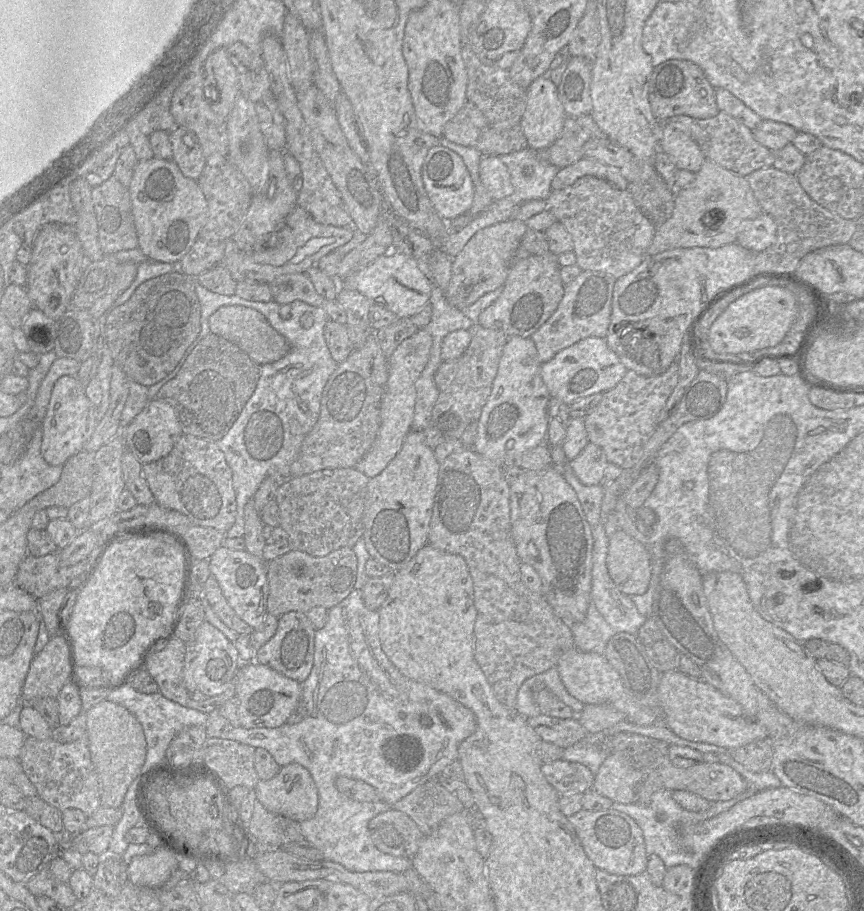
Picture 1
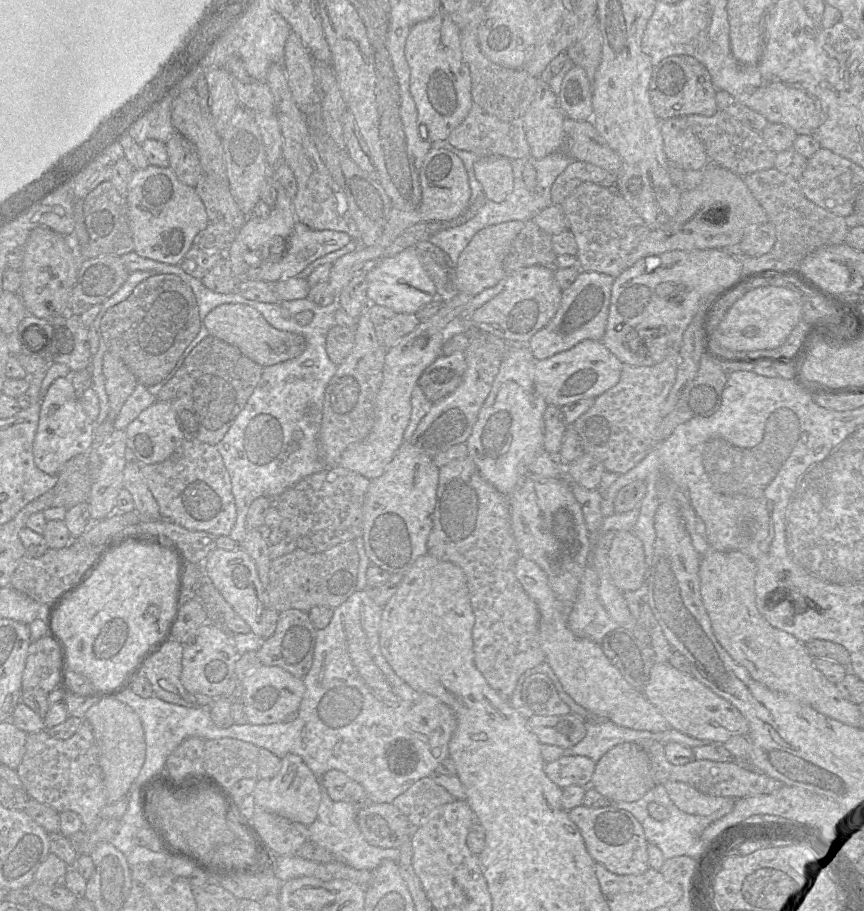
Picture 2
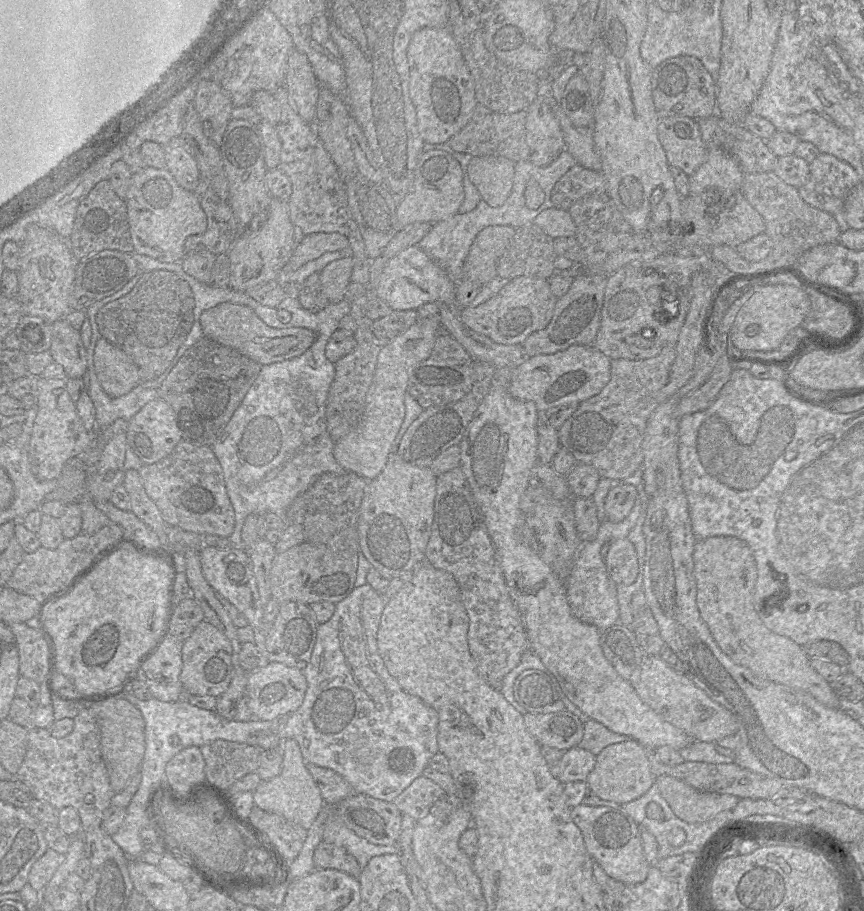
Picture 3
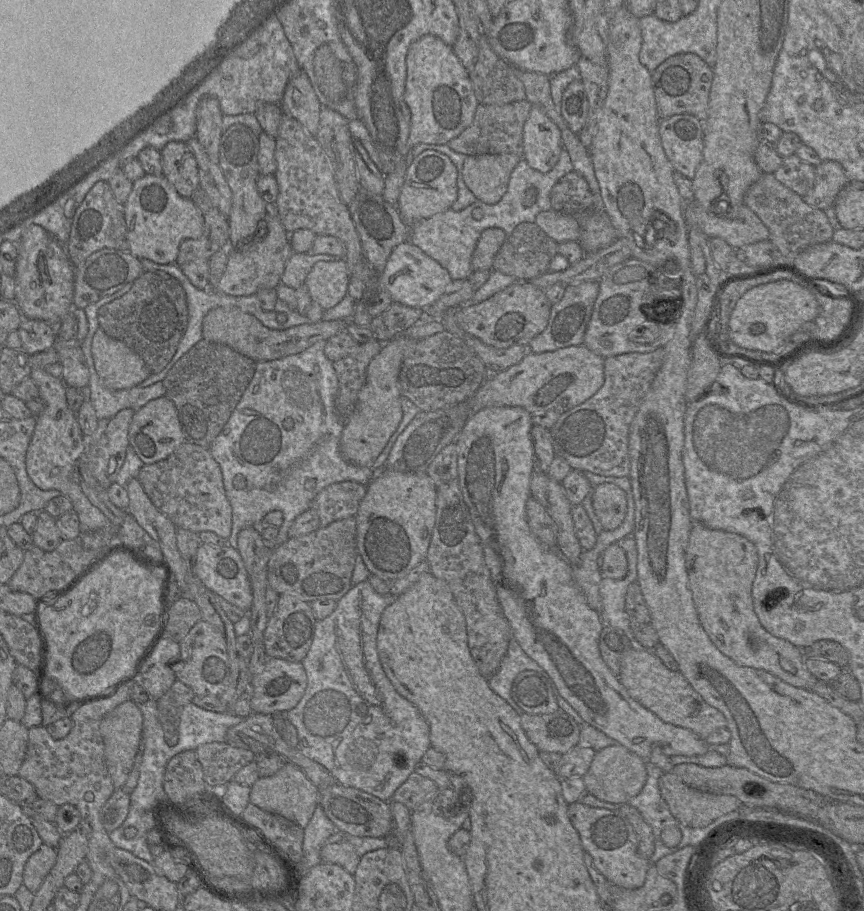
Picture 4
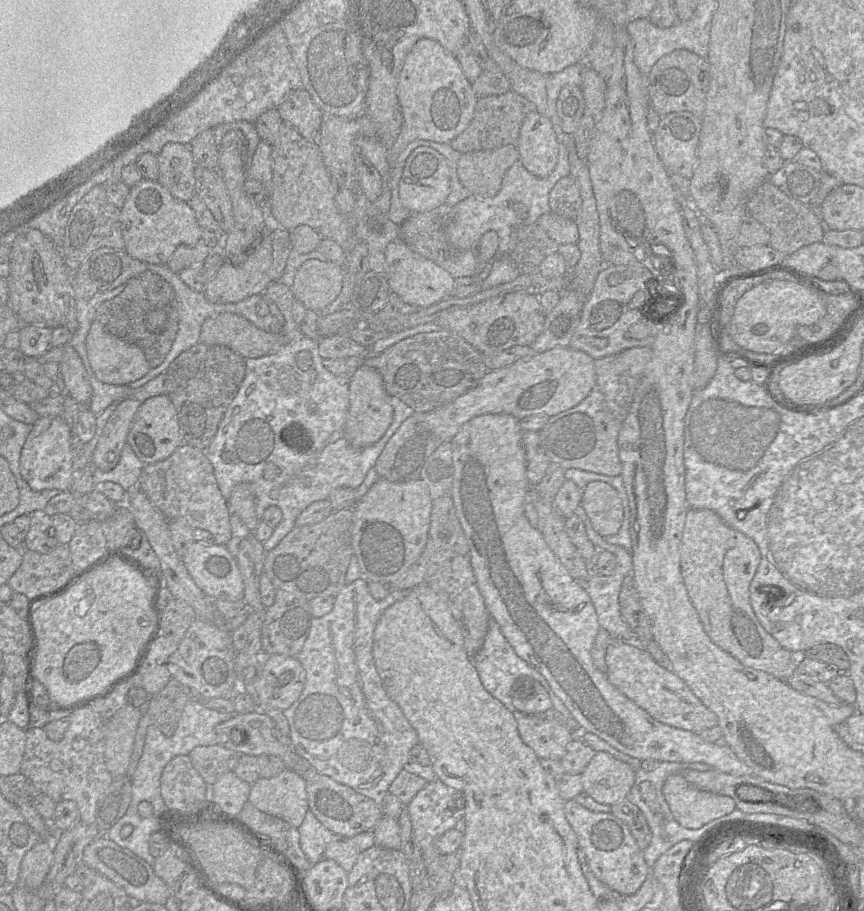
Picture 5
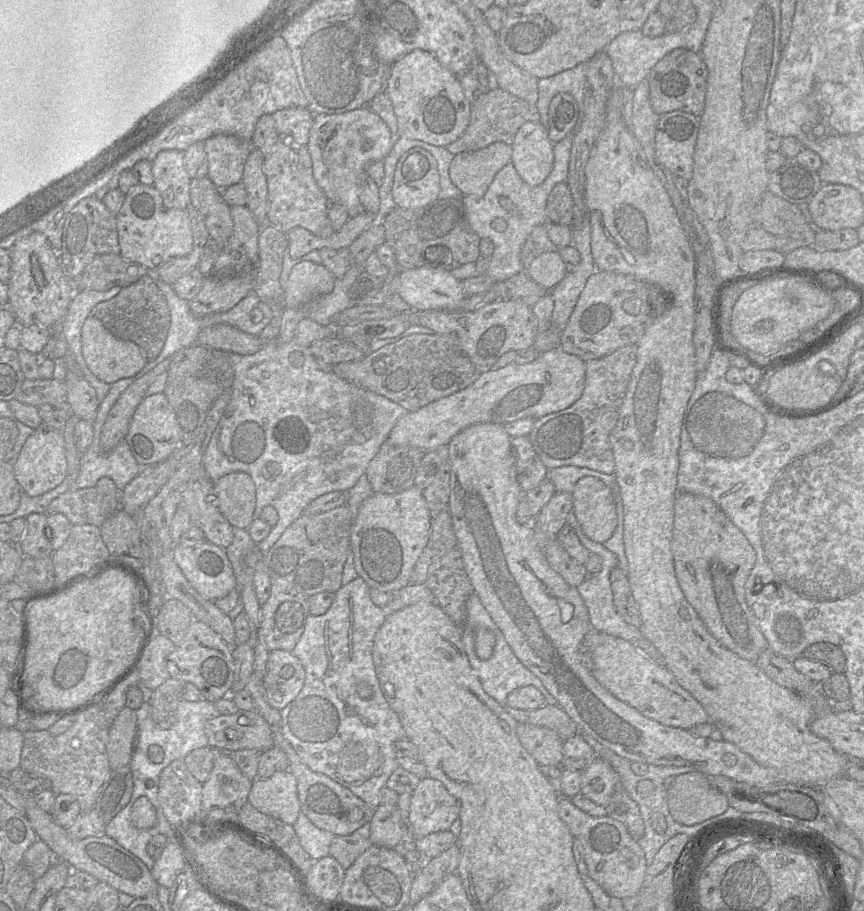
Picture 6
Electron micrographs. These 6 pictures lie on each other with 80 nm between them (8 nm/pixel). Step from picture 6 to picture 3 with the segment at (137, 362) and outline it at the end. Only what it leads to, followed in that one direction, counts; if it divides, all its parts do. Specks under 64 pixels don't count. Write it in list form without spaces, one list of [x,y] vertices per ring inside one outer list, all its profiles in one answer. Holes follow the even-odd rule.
[[[104,337],[96,344],[94,364],[101,386],[112,397],[123,396],[142,382],[136,364]]]

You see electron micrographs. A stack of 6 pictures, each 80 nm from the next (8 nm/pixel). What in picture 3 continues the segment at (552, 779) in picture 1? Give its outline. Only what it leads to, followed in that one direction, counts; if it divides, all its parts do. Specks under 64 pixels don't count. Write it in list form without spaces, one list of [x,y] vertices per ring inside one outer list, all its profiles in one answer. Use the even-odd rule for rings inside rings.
[[[574,747],[564,751],[562,758],[550,766],[551,774],[563,785],[584,781],[595,767],[596,756],[588,750]]]

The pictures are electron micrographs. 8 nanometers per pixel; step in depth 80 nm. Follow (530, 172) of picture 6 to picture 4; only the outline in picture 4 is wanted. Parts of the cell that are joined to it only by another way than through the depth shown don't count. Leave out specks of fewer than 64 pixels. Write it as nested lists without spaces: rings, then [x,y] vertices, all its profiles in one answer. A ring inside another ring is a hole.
[[[532,105],[523,129],[523,159],[534,170],[551,171],[563,147],[561,130],[538,106]]]

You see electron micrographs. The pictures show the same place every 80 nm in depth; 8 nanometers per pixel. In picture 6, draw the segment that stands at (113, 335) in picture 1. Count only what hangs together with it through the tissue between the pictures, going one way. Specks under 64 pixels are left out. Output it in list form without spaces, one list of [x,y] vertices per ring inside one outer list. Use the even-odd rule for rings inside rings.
[[[151,272],[135,283],[123,287],[114,298],[97,304],[91,314],[115,337],[136,343],[148,361],[156,359],[161,353],[171,325],[167,300],[158,287],[156,276]]]

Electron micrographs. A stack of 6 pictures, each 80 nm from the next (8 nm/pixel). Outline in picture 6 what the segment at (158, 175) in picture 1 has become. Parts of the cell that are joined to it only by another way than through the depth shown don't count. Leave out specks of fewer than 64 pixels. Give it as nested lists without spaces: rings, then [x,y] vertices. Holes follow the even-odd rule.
[[[138,183],[126,194],[117,218],[119,254],[155,272],[165,263],[193,250],[193,232],[188,209],[167,208],[154,185]]]

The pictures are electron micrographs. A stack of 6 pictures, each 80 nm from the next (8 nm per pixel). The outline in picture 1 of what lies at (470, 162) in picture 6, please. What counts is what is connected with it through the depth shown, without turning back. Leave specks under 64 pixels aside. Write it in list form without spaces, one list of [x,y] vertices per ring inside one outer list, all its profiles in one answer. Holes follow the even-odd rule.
[[[483,156],[479,164],[479,176],[494,201],[514,192],[509,170],[500,156]]]

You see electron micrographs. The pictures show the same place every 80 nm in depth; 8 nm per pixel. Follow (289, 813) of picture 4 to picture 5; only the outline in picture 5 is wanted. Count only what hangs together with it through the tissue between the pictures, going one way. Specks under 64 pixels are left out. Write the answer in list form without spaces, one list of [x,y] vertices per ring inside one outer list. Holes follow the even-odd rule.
[[[288,768],[272,778],[259,778],[251,786],[248,801],[296,828],[309,810],[305,780]]]

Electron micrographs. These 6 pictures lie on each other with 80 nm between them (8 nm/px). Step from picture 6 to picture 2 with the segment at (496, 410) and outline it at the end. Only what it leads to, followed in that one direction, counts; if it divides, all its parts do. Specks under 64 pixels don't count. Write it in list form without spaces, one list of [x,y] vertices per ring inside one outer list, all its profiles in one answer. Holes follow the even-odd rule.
[[[586,339],[574,347],[535,364],[535,388],[547,405],[562,407],[584,398],[597,398],[615,386],[621,377],[623,363],[602,341]]]

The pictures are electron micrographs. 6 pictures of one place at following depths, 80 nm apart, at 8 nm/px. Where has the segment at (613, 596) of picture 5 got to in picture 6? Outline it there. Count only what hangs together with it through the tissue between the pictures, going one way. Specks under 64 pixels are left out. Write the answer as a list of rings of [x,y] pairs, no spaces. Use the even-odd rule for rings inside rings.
[[[573,512],[568,514],[566,524],[573,528],[582,545],[587,548],[590,553],[597,554],[602,559],[601,570],[596,574],[593,574],[590,579],[584,580],[584,582],[577,586],[577,590],[588,609],[589,620],[592,626],[592,630],[616,636],[634,643],[639,637],[642,636],[641,629],[628,624],[617,612],[613,602],[610,573],[612,569],[617,566],[616,556],[611,551],[609,551],[603,544],[594,542],[585,535]]]

